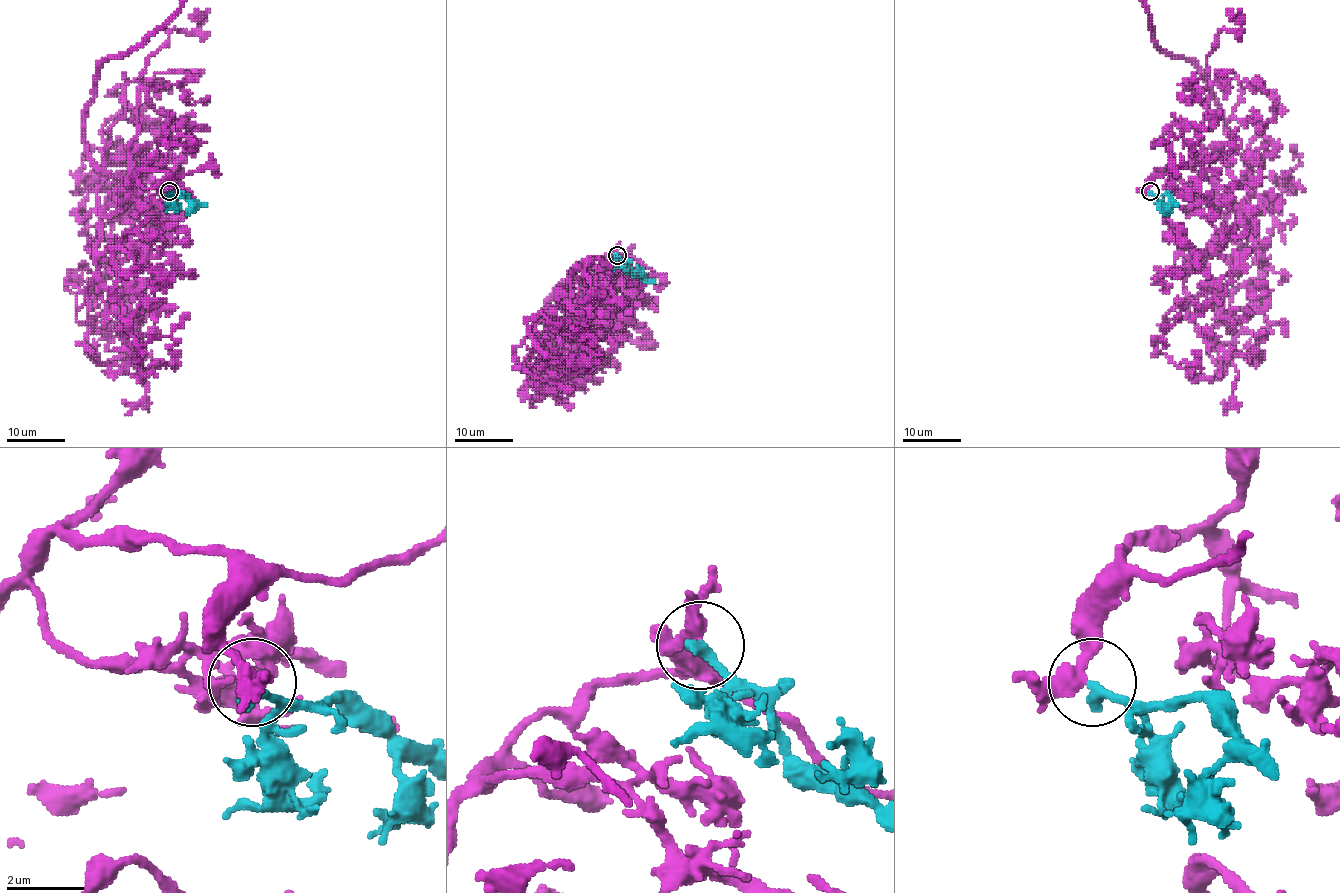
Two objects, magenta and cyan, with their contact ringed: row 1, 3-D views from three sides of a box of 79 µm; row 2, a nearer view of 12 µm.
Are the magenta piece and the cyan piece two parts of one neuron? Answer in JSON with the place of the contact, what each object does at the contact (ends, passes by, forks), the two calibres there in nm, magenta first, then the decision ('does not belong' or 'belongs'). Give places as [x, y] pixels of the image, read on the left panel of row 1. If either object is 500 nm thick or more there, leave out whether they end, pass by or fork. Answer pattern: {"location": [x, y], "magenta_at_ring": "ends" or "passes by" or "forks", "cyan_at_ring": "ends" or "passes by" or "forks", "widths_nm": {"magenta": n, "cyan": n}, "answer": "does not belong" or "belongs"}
{"location": [169, 191], "magenta_at_ring": "passes by", "cyan_at_ring": "ends", "widths_nm": {"magenta": 320, "cyan": 320}, "answer": "belongs"}

